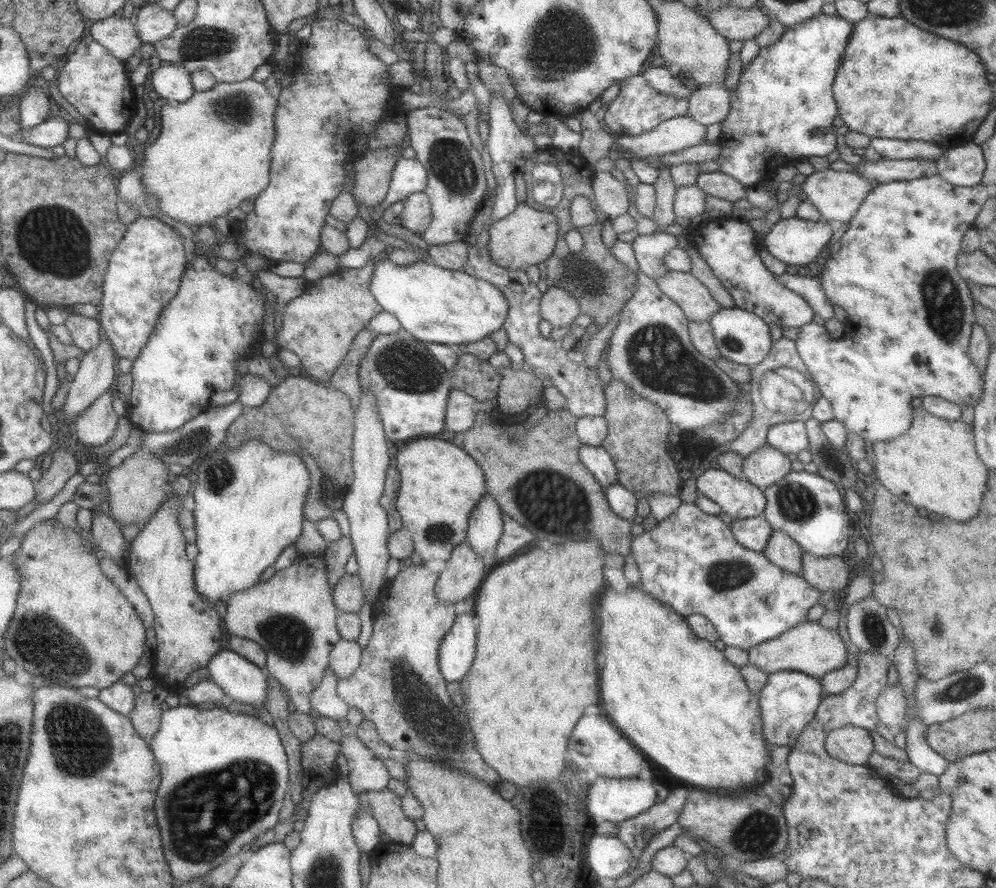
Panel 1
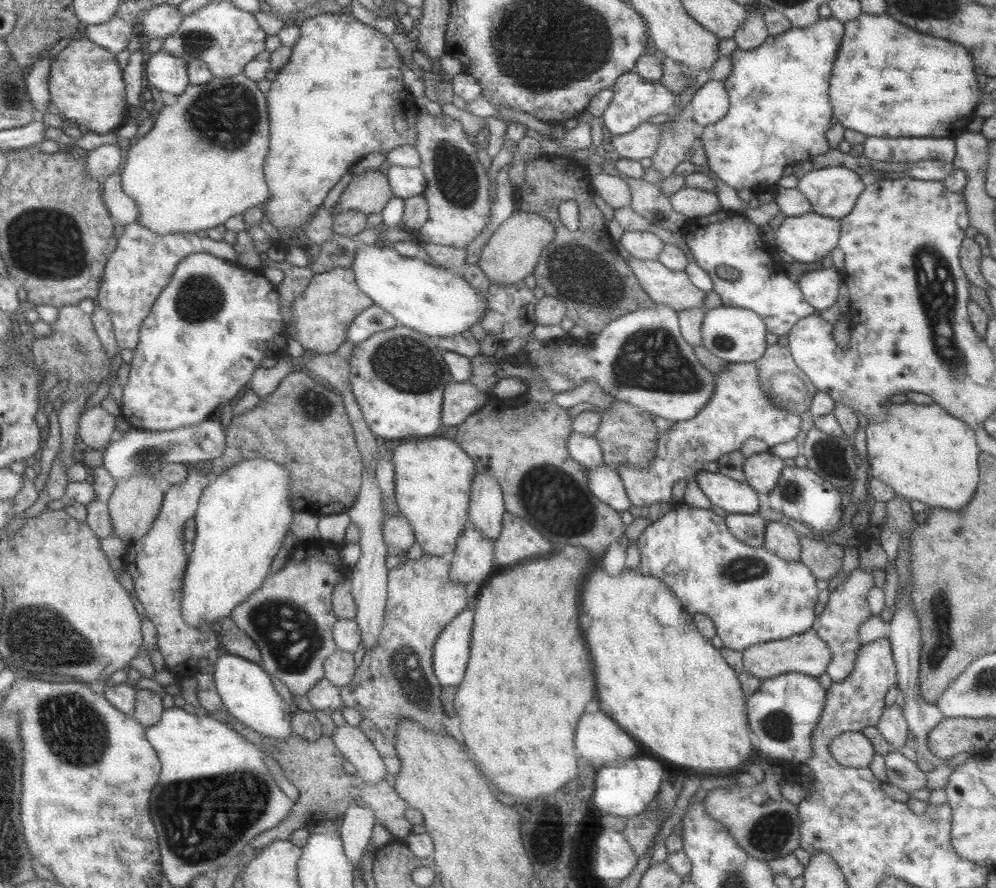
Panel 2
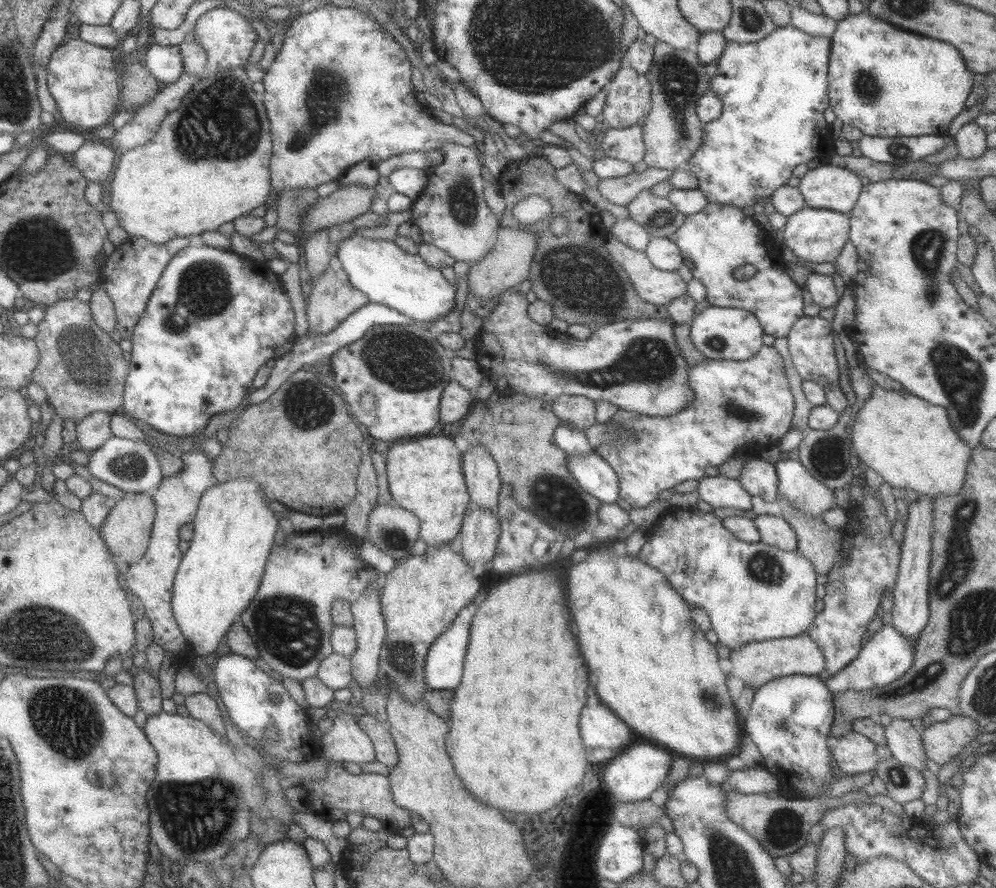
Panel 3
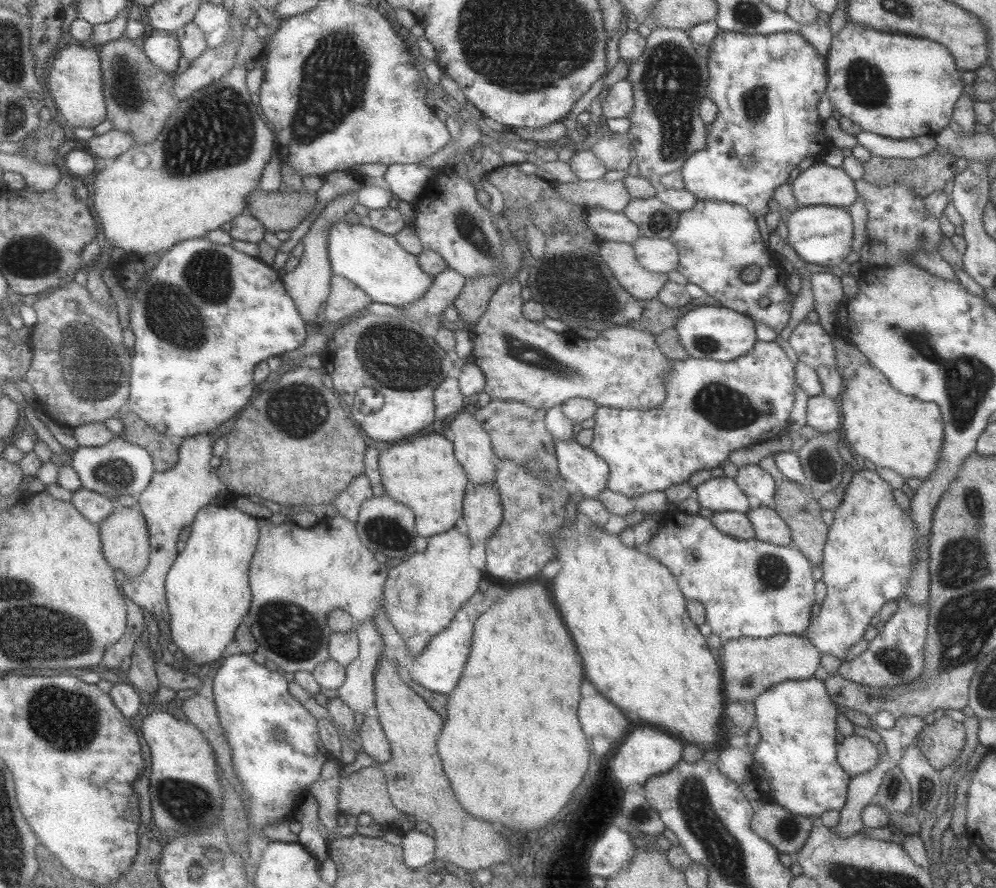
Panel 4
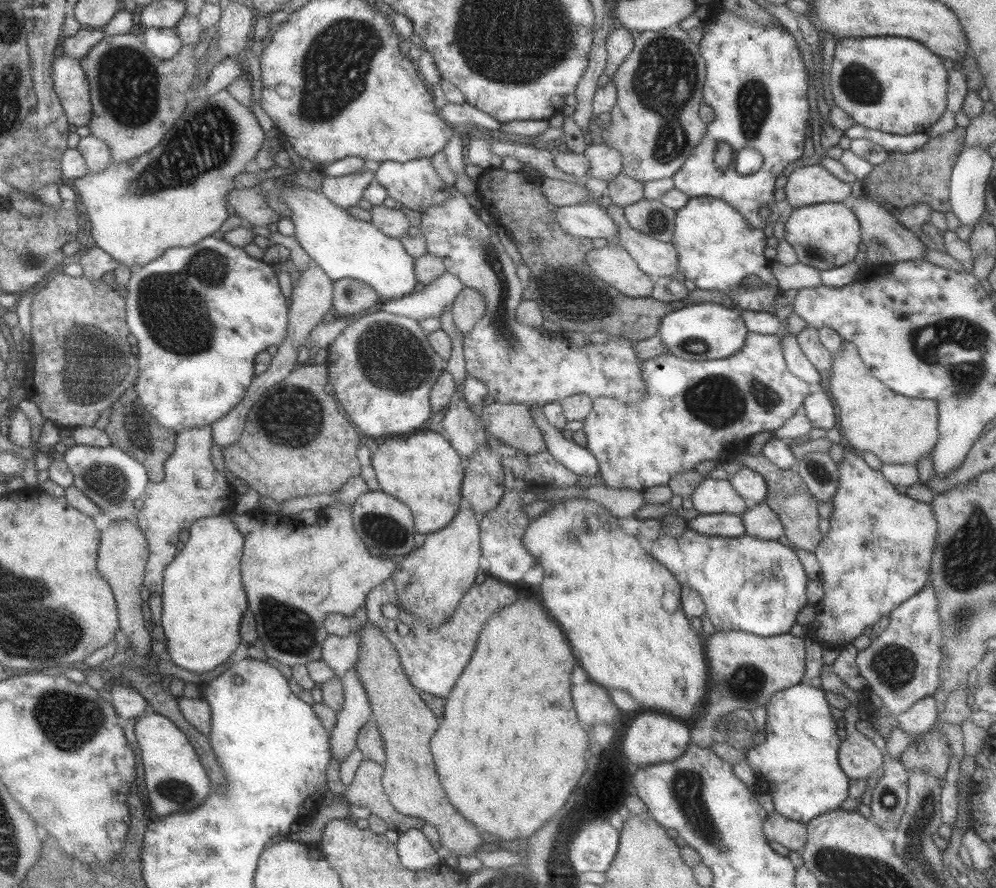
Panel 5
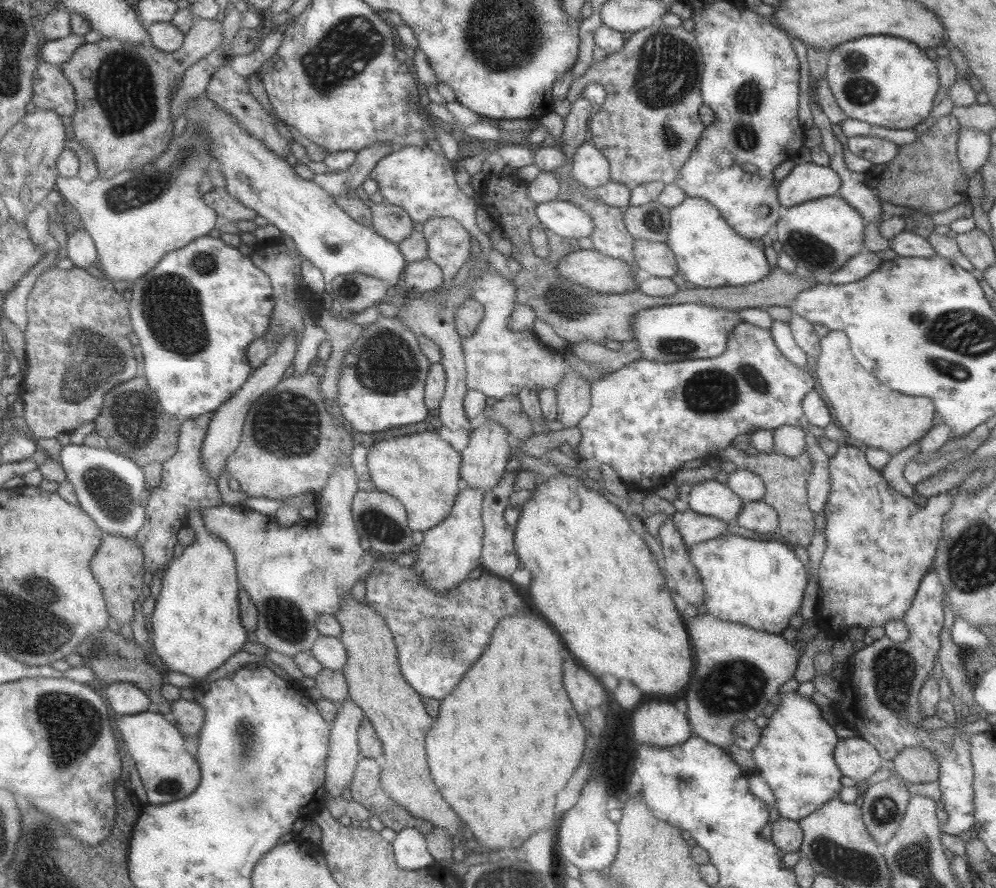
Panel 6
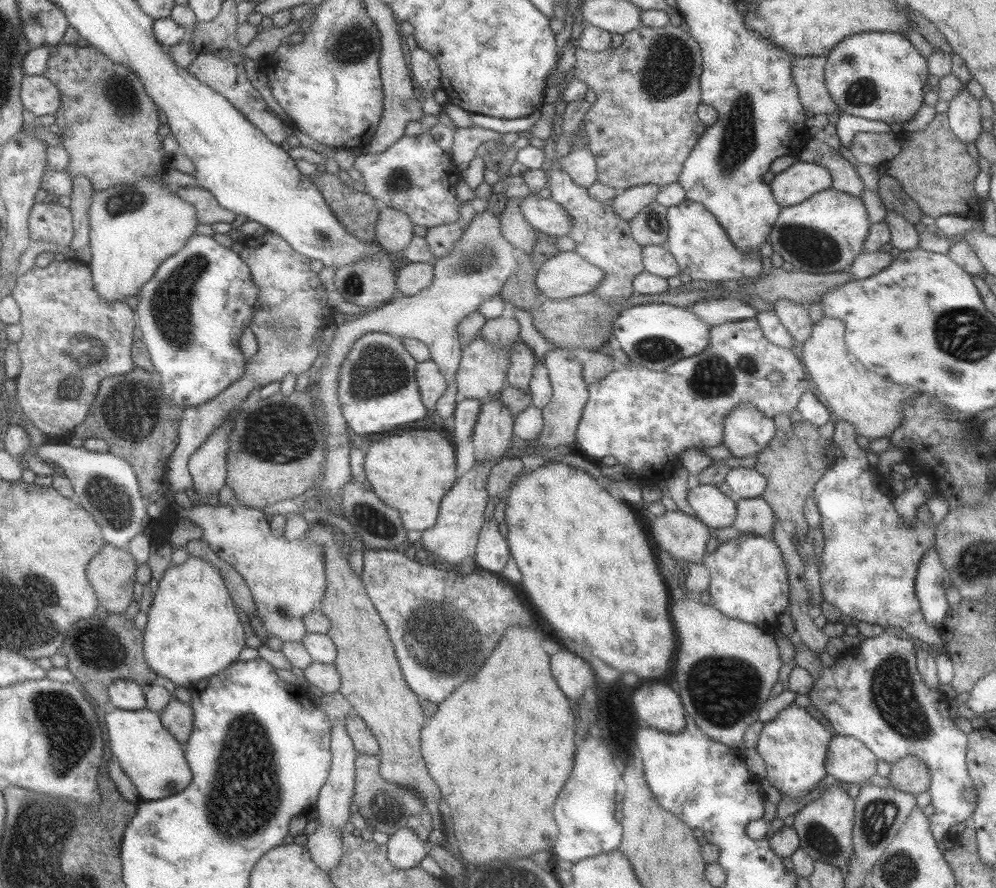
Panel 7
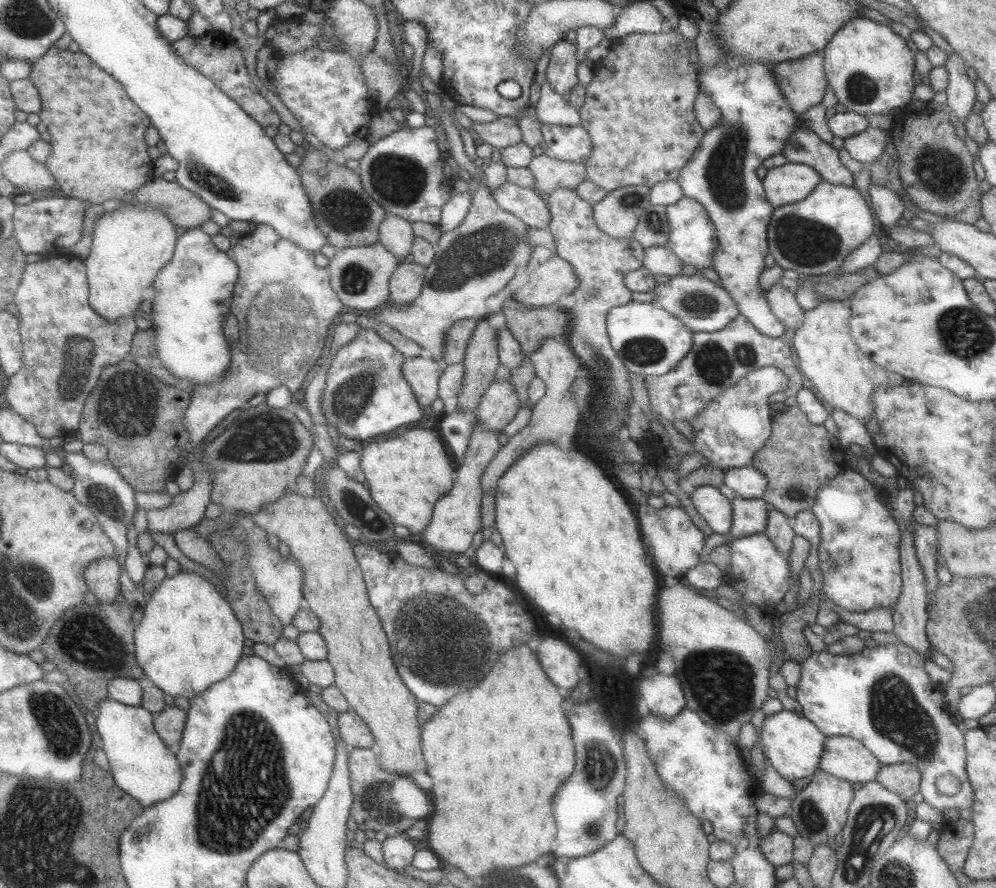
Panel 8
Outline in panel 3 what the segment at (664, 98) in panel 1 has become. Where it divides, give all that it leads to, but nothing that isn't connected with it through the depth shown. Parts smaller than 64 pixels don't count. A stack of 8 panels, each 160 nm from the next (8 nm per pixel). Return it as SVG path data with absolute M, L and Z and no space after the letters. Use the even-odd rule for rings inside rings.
M624 65L607 86L609 89L602 114L610 127L632 127L650 112L652 87L645 74Z

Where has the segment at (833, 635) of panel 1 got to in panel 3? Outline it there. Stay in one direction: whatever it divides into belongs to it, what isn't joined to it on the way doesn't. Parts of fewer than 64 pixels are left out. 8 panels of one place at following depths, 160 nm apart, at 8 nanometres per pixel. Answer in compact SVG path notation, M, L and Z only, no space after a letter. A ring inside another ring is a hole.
M808 633L742 645L740 648L731 649L729 660L732 662L730 674L741 678L745 686L754 689L780 676L818 676L825 670L822 650Z

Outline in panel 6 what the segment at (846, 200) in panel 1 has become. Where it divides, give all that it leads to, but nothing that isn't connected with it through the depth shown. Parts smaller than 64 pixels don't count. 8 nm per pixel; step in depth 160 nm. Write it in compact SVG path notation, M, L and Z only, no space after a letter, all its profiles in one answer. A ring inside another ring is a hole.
M811 161L795 165L778 184L777 195L780 204L789 208L823 196L838 195L840 186L842 180L833 168Z

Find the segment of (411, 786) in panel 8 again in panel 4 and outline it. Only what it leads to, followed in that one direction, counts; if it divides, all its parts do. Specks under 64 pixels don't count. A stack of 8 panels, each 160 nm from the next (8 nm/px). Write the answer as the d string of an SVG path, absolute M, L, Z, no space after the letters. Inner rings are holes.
M368 766L351 773L348 777L341 777L338 793L338 808L340 813L347 816L370 814L373 820L383 826L385 830L402 830L403 833L412 830L417 825L418 818L398 810L391 802L387 789L387 778L381 767Z

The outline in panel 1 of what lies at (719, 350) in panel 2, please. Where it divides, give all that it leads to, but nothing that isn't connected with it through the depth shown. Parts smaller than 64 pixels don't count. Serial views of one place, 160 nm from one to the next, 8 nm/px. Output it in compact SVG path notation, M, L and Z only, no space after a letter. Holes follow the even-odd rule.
M738 306L722 307L712 315L710 324L721 356L732 362L754 367L766 358L772 348L774 341L770 337L770 326L754 311L747 311Z

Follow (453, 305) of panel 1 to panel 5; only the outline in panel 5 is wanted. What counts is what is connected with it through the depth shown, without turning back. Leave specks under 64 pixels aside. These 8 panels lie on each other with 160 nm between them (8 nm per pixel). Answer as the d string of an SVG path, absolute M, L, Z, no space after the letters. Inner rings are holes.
M268 175L267 181L260 182L260 188L267 190L266 198L272 205L273 212L277 212L280 218L292 218L295 226L295 237L301 247L310 255L311 260L333 280L350 277L363 280L372 287L382 301L405 297L419 287L415 273L415 258L410 256L403 247L401 240L390 238L381 230L378 230L370 221L363 221L352 216L347 209L334 204L324 193L316 189L306 189L297 185L274 187L274 180Z

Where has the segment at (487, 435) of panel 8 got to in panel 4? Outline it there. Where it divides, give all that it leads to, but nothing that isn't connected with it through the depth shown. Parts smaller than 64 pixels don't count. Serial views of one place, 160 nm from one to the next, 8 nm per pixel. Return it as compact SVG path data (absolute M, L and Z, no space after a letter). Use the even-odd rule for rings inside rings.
M450 528L448 532L428 537L428 548L425 552L415 553L406 562L389 569L384 584L383 605L395 629L405 640L412 658L422 654L423 648L430 642L430 639L446 630L462 605L479 591L484 569L472 565L470 557L472 548L472 542L466 534L462 534L458 528Z

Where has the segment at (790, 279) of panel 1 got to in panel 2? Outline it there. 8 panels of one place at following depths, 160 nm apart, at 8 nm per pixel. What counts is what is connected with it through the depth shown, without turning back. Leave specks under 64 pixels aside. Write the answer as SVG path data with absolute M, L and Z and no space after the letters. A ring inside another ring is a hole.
M832 266L804 274L798 280L798 284L806 302L809 302L815 309L823 311L836 304L840 278L842 278L840 270Z

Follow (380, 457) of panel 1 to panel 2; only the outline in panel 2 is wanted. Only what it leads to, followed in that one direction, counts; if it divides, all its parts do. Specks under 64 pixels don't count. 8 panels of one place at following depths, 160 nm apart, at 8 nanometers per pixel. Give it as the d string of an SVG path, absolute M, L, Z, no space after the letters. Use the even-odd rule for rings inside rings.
M374 466L363 467L363 479L358 498L349 508L348 516L358 524L360 530L360 550L362 555L360 560L350 571L350 581L352 584L352 597L358 608L355 621L361 632L361 642L366 651L372 650L377 645L383 624L385 623L384 615L387 603L387 583L388 573L390 570L386 567L386 558L389 556L388 549L384 543L384 519L386 518L383 511L382 493L375 479Z

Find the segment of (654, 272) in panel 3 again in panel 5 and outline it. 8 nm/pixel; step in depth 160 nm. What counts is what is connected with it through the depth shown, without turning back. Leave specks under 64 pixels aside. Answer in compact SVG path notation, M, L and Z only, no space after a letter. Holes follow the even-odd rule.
M623 246L590 249L585 254L585 263L600 280L626 296L638 298L652 294L654 278L638 268Z

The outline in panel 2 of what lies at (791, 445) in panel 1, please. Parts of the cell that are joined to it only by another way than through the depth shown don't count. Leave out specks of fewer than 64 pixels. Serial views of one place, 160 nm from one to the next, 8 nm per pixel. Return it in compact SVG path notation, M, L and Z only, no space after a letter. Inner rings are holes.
M726 363L720 372L715 372L713 375L715 376L714 395L710 397L710 400L707 400L707 403L694 418L675 422L666 432L659 432L654 458L646 470L637 469L634 465L629 464L621 464L617 468L617 474L623 480L632 505L646 509L657 502L670 502L672 504L674 502L671 499L672 486L678 480L687 481L689 478L695 478L704 468L706 462L716 462L721 456L740 451L742 445L749 438L759 438L770 448L780 444L780 442L788 442L796 438L802 424L800 415L776 404L774 398L764 392L759 377L759 368L755 363Z

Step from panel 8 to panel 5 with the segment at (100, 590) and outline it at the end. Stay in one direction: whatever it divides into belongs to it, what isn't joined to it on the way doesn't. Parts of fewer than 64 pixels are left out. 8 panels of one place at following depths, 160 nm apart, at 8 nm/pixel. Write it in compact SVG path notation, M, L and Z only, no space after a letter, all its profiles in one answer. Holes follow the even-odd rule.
M112 521L102 532L102 558L98 556L97 568L101 575L113 586L113 594L118 600L121 613L122 632L127 636L129 644L135 647L138 658L151 655L150 627L142 615L142 586L145 584L145 568L149 560L149 545L146 535L135 521Z

